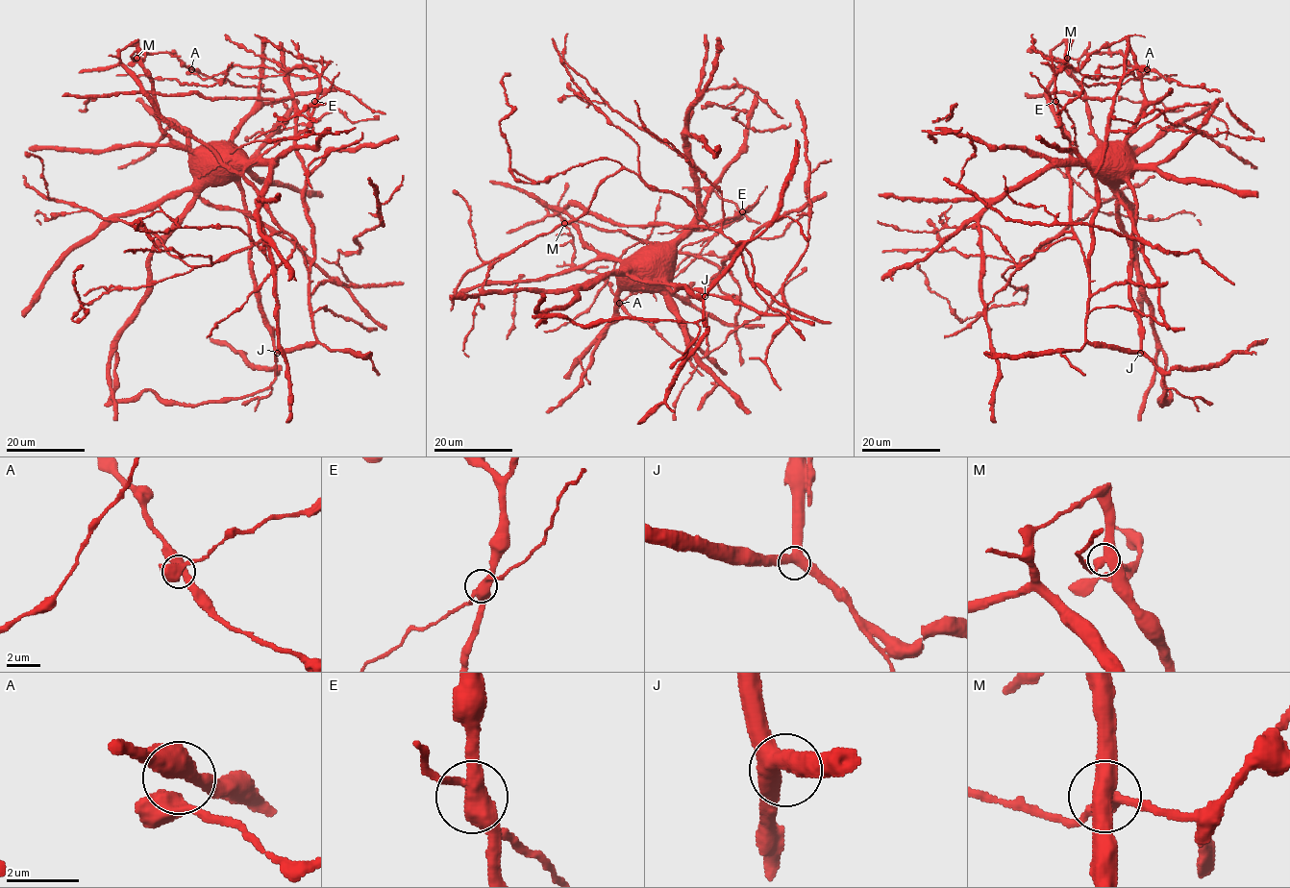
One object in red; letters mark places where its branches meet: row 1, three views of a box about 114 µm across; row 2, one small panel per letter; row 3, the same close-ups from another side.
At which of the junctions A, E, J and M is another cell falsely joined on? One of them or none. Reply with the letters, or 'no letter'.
E

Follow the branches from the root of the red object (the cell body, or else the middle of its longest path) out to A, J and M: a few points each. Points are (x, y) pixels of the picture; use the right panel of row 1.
A: (1100, 157), (1103, 144), (1090, 125), (1085, 93), (1068, 68), (1068, 59), (1117, 52), (1132, 65), (1147, 69)
J: (1100, 157), (1127, 184), (1136, 205), (1130, 296), (1139, 322), (1140, 353)
M: (1100, 157), (1103, 144), (1090, 125), (1085, 93), (1068, 68), (1067, 58)

